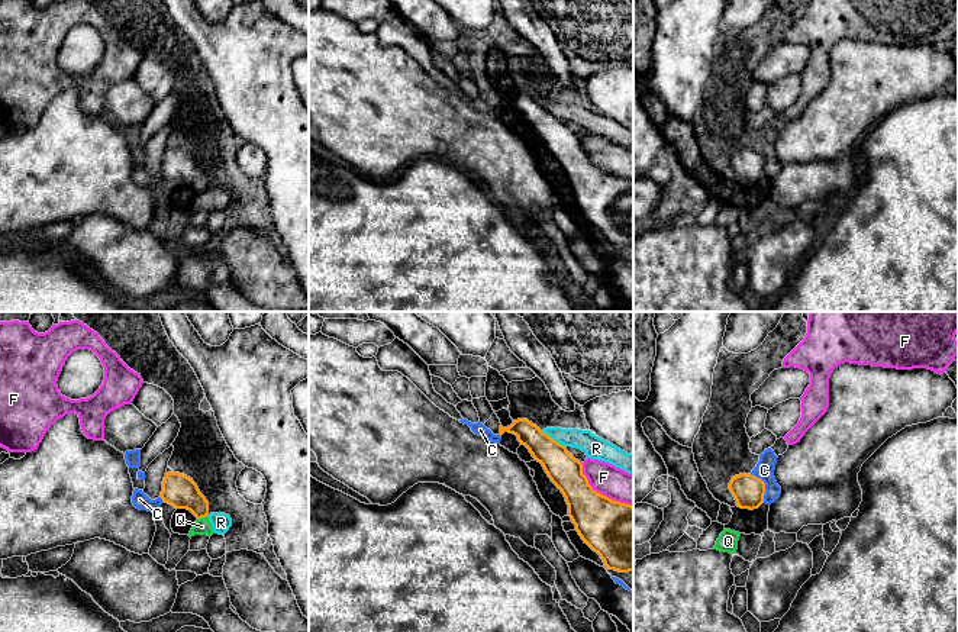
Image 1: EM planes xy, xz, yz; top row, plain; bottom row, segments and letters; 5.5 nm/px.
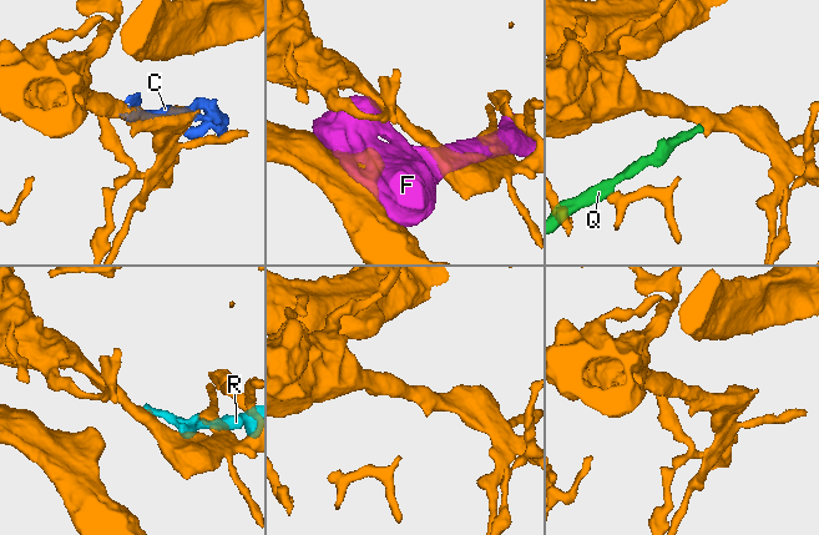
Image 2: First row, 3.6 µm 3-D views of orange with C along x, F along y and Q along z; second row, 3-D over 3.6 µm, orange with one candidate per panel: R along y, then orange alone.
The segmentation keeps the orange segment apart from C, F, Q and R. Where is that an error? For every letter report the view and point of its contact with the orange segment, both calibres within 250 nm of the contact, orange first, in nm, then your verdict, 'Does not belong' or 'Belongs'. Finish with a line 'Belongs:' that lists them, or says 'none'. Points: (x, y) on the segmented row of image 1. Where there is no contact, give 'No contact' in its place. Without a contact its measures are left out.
C: Touches orange at yz (764, 486). Thickness 180 nm (orange) against 110 nm. Does not belong
F: Touches orange at xz (599, 493). Thickness 320 nm (orange) against 180 nm. Does not belong
Q: Touches orange at xy (202, 516). Thickness 190 nm (orange) against 90 nm. Does not belong
R: Touches orange at xz (552, 439). Thickness 180 nm (orange) against 130 nm. Does not belong
Belongs: none

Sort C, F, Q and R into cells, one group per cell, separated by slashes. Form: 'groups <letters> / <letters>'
groups C / F / Q R

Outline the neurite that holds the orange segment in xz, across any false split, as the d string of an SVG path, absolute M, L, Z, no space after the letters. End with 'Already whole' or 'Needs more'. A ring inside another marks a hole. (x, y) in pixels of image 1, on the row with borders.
M528 419L513 420L507 428L500 425L500 436L504 432L516 435L520 445L525 445L532 457L542 464L551 481L564 494L575 531L584 544L600 555L606 568L619 573L633 571L633 506L597 493L583 474L583 464L567 451L567 446L554 441Z. Already whole

